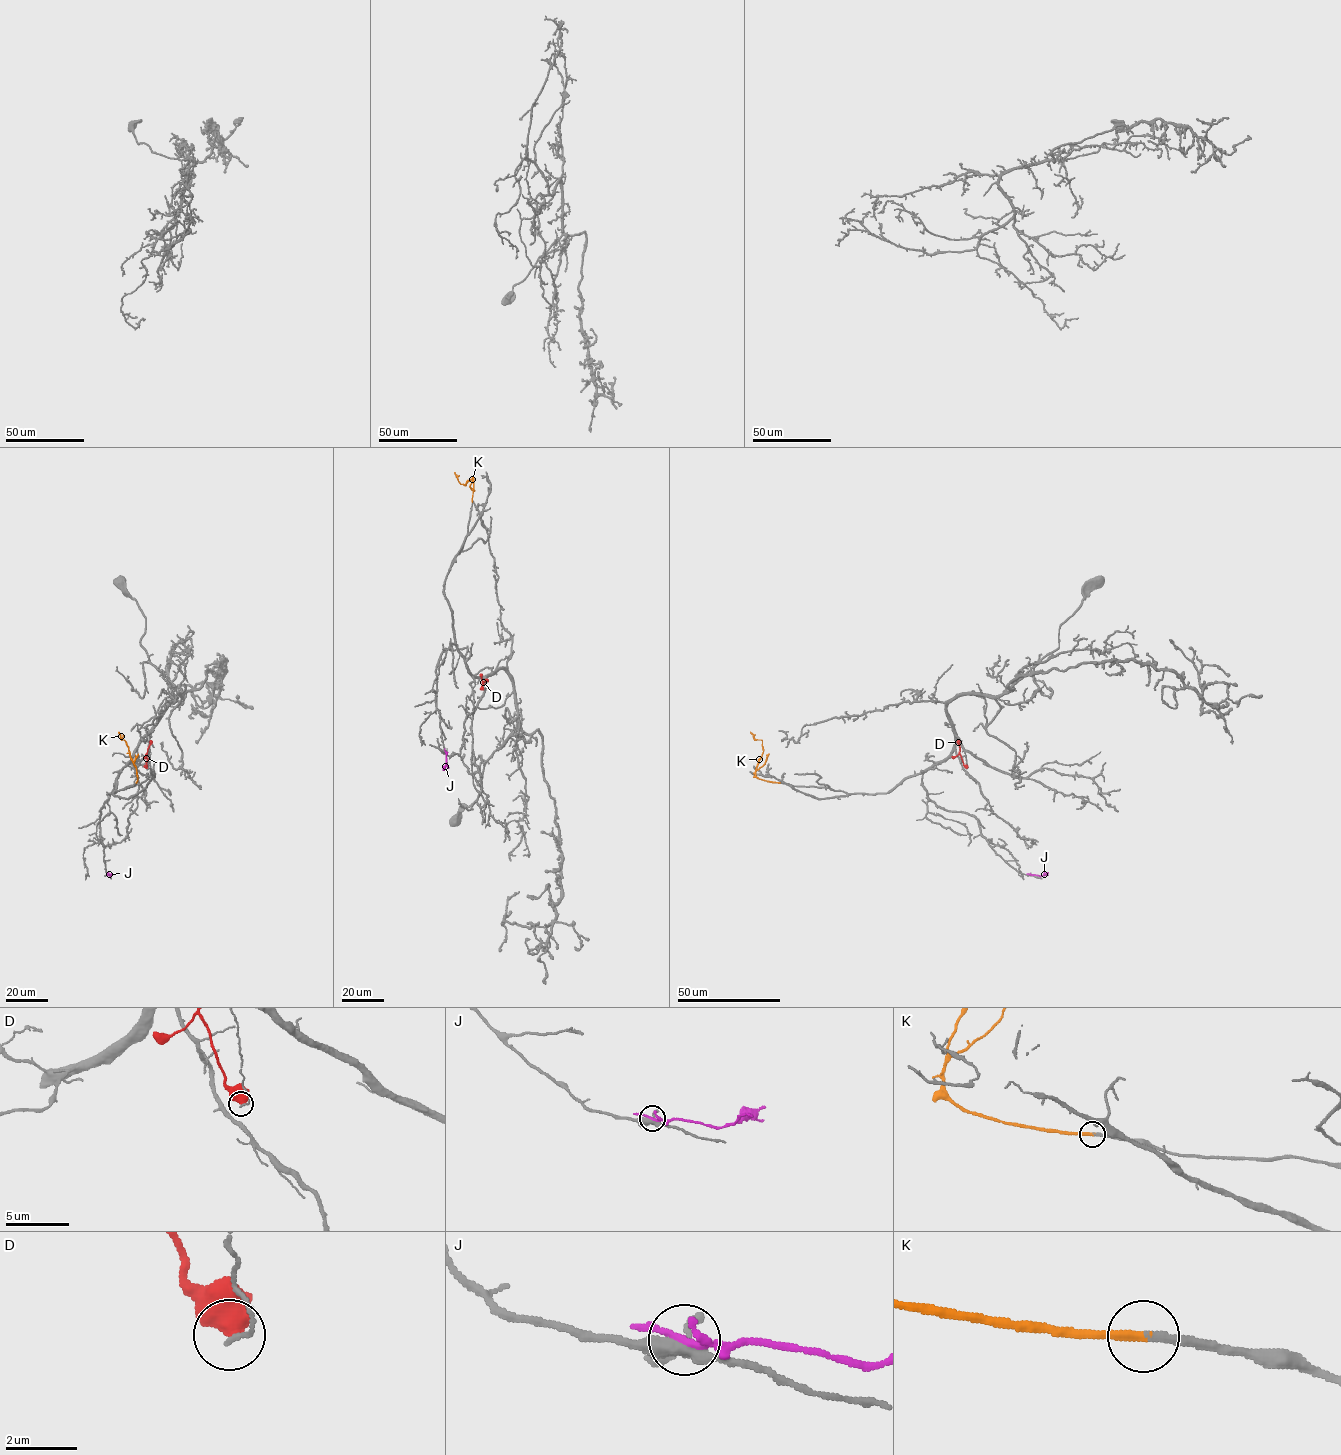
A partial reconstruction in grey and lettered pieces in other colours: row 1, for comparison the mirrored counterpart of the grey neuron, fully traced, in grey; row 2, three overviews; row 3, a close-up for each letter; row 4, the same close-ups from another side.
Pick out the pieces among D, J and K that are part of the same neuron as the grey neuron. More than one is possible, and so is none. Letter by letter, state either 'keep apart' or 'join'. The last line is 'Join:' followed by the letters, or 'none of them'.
D: keep apart
J: keep apart
K: join
Join: K

